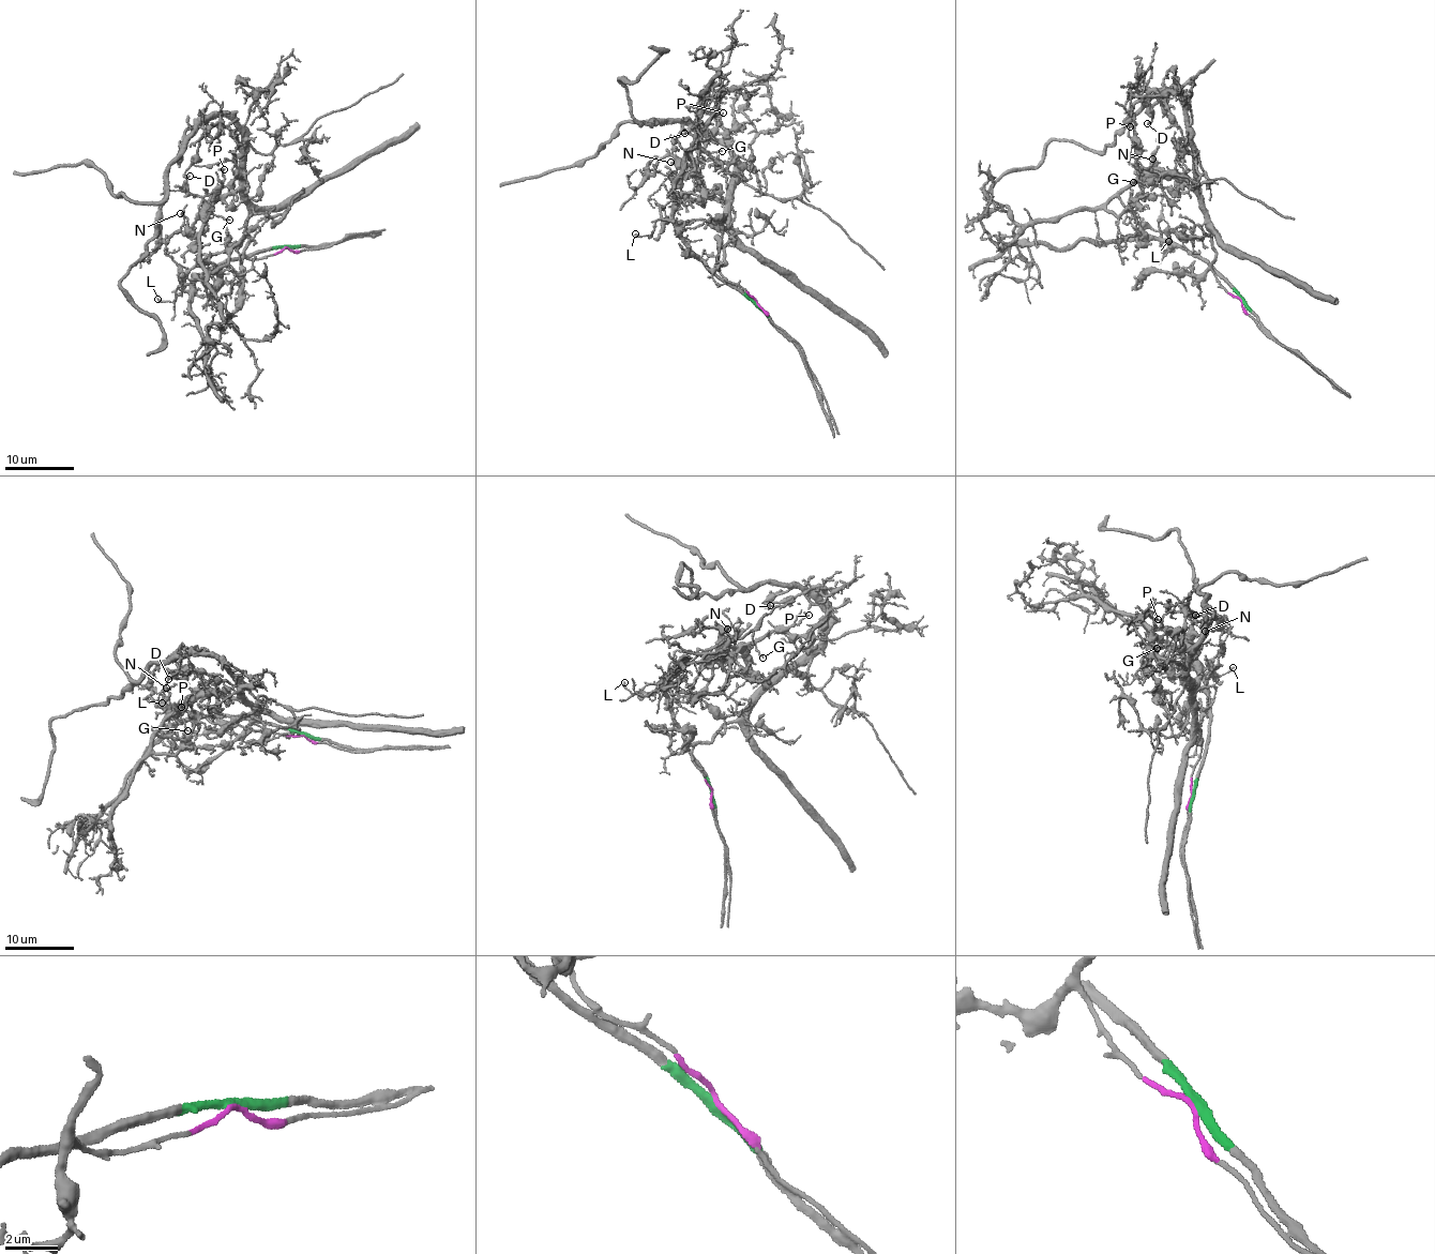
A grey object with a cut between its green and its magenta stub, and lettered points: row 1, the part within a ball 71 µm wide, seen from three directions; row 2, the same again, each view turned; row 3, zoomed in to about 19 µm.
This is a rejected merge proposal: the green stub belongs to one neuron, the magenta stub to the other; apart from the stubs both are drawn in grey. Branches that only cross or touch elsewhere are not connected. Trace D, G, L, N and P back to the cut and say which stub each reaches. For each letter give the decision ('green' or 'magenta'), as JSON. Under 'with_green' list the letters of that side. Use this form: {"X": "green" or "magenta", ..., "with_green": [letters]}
{"D": "magenta", "G": "magenta", "L": "green", "N": "magenta", "P": "magenta", "with_green": ["L"]}

